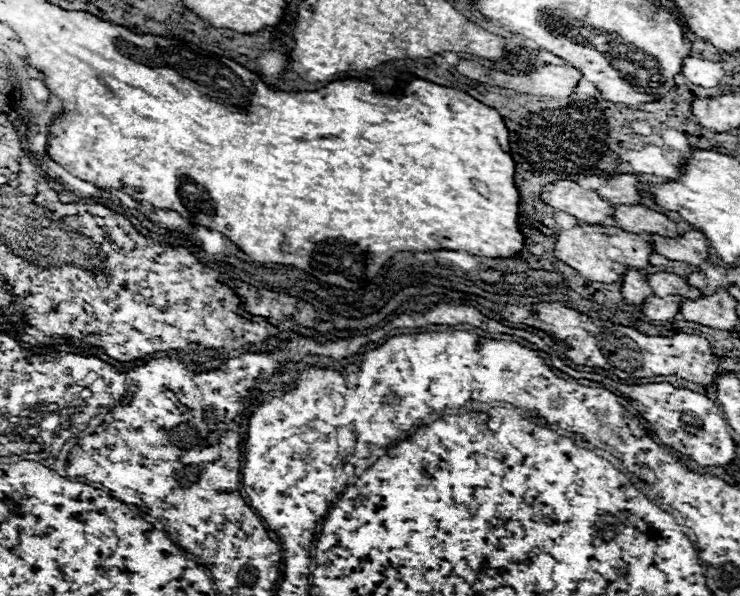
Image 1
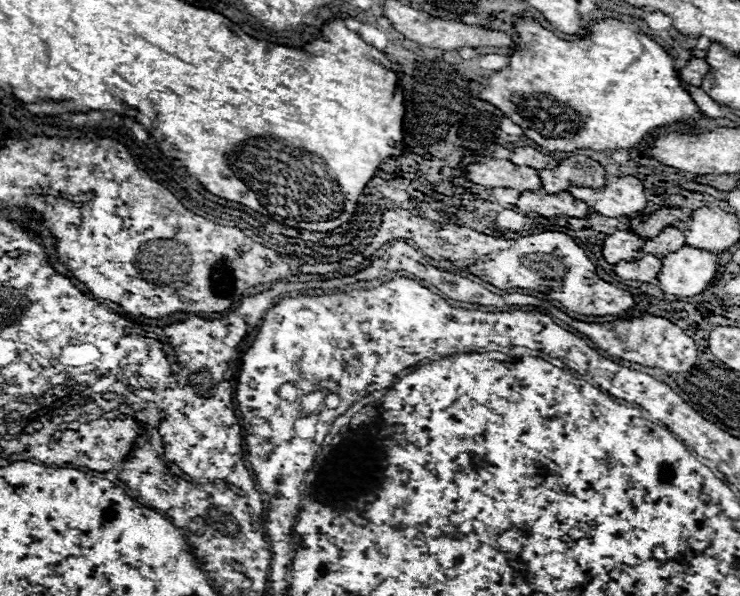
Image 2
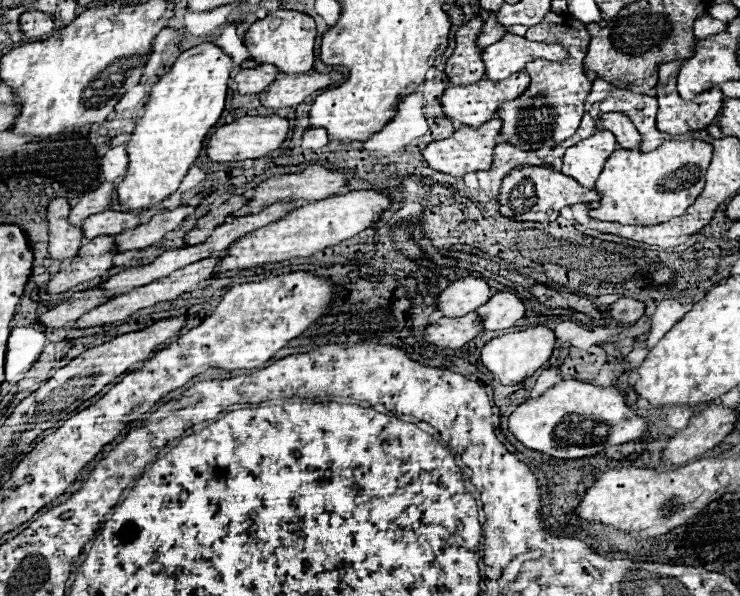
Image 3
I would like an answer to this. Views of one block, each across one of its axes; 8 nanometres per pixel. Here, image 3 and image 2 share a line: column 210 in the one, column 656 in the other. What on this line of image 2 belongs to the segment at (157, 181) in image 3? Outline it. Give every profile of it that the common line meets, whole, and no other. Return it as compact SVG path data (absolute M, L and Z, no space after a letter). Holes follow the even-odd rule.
M522 14L514 16L512 24L518 34L518 44L510 48L510 64L490 74L488 84L482 86L478 96L502 110L524 130L526 138L534 140L548 152L572 152L578 148L614 152L618 148L636 148L652 130L664 124L680 120L696 122L702 116L696 102L680 86L672 58L632 22L596 18L590 22L588 32L572 42L558 38L554 32L542 28L538 20Z

